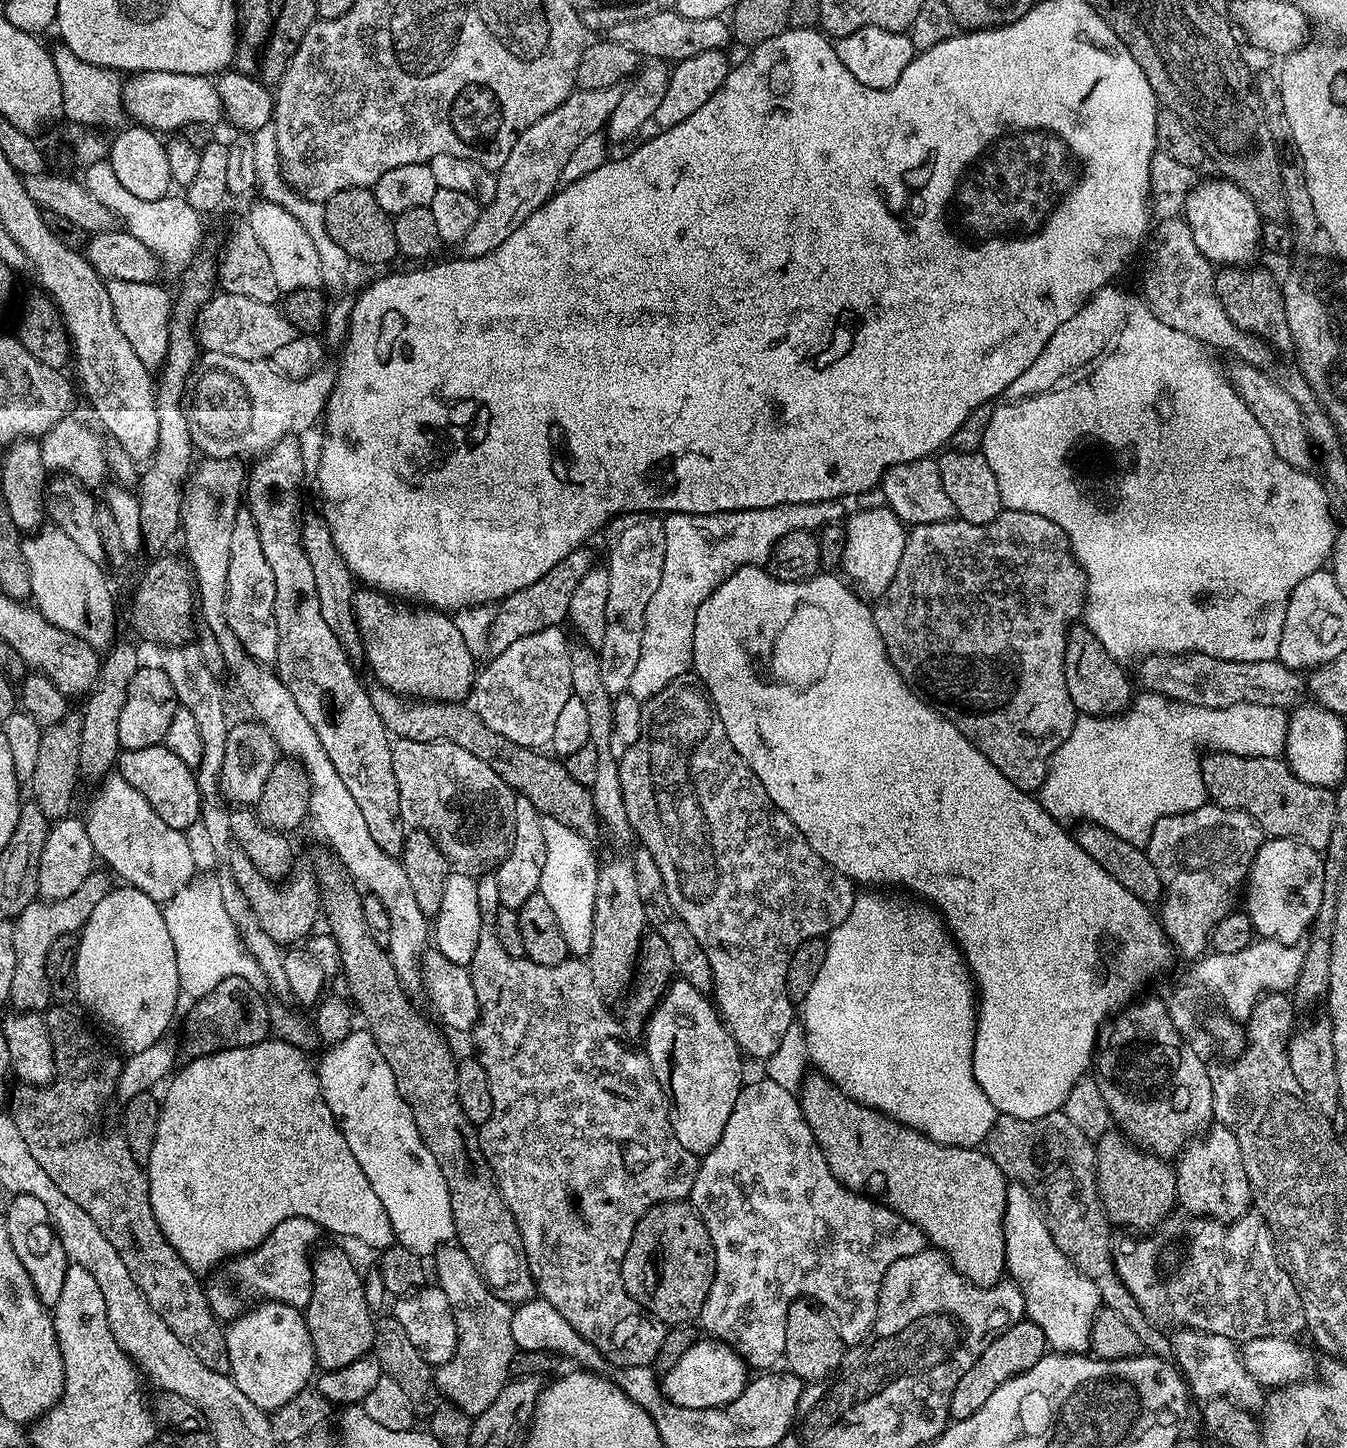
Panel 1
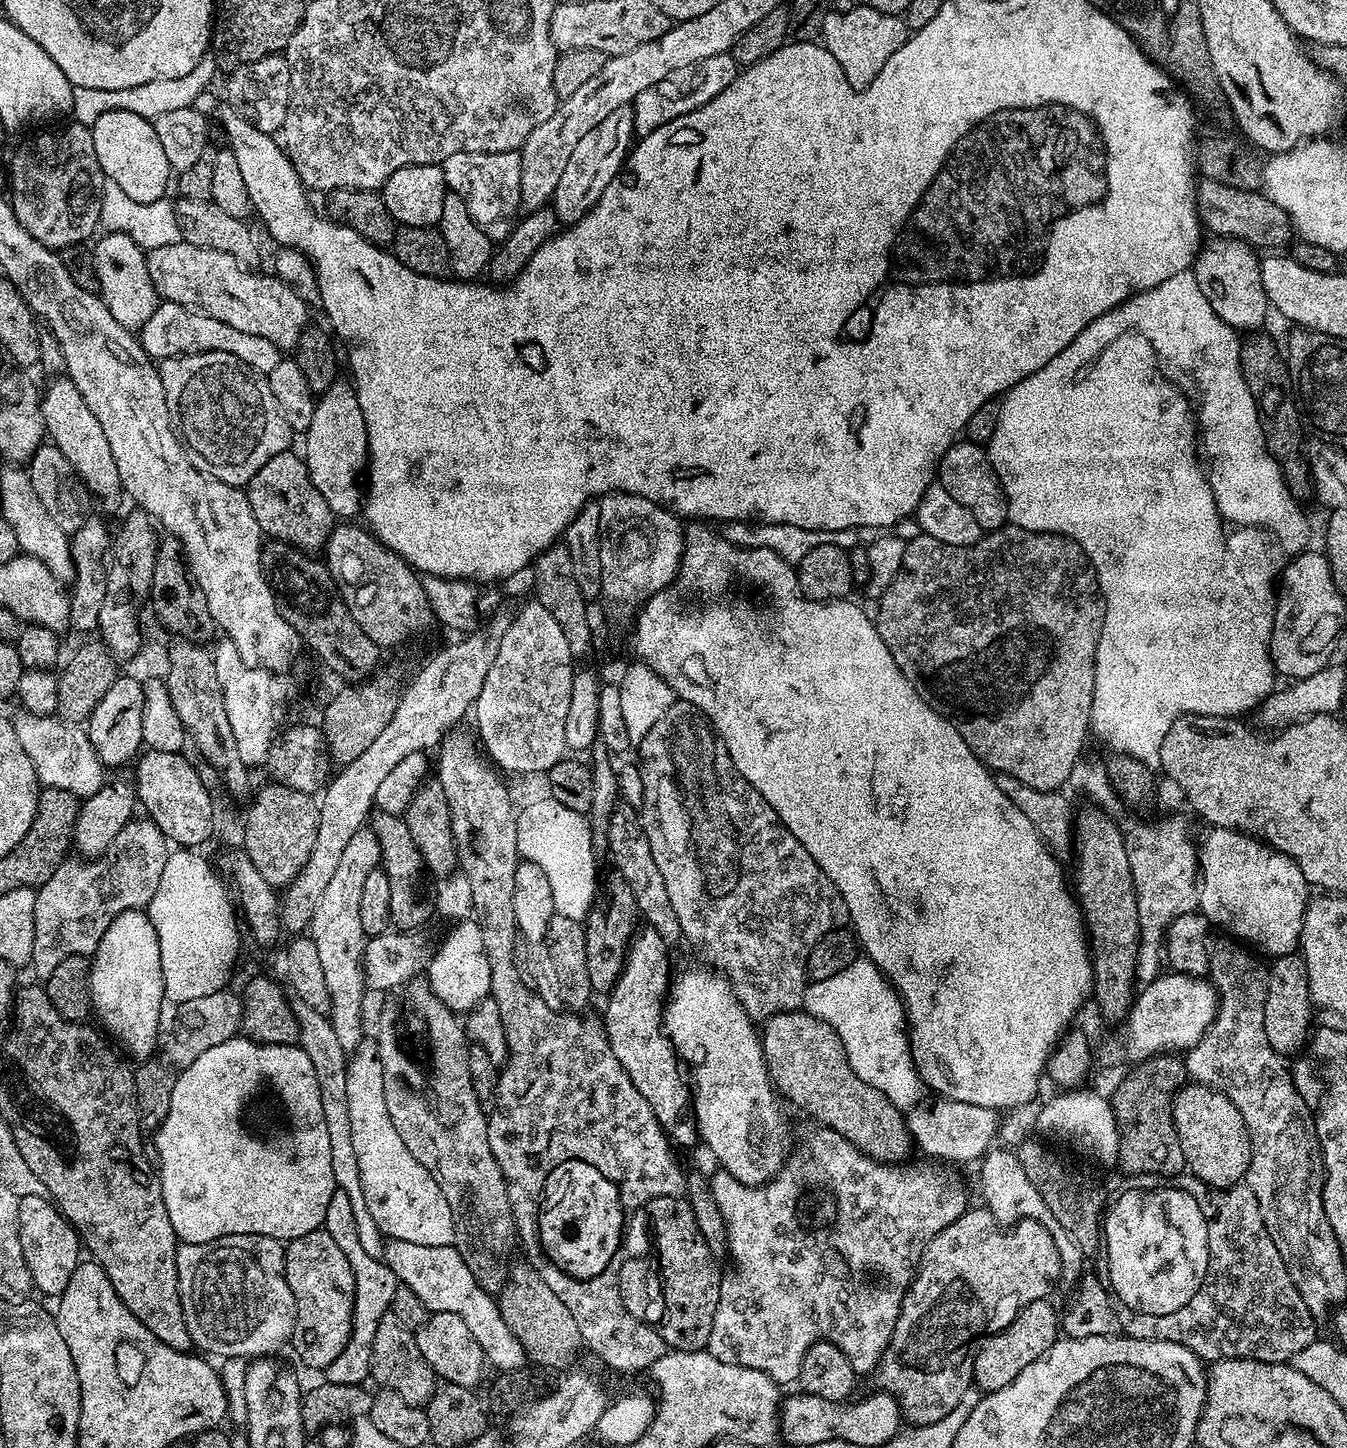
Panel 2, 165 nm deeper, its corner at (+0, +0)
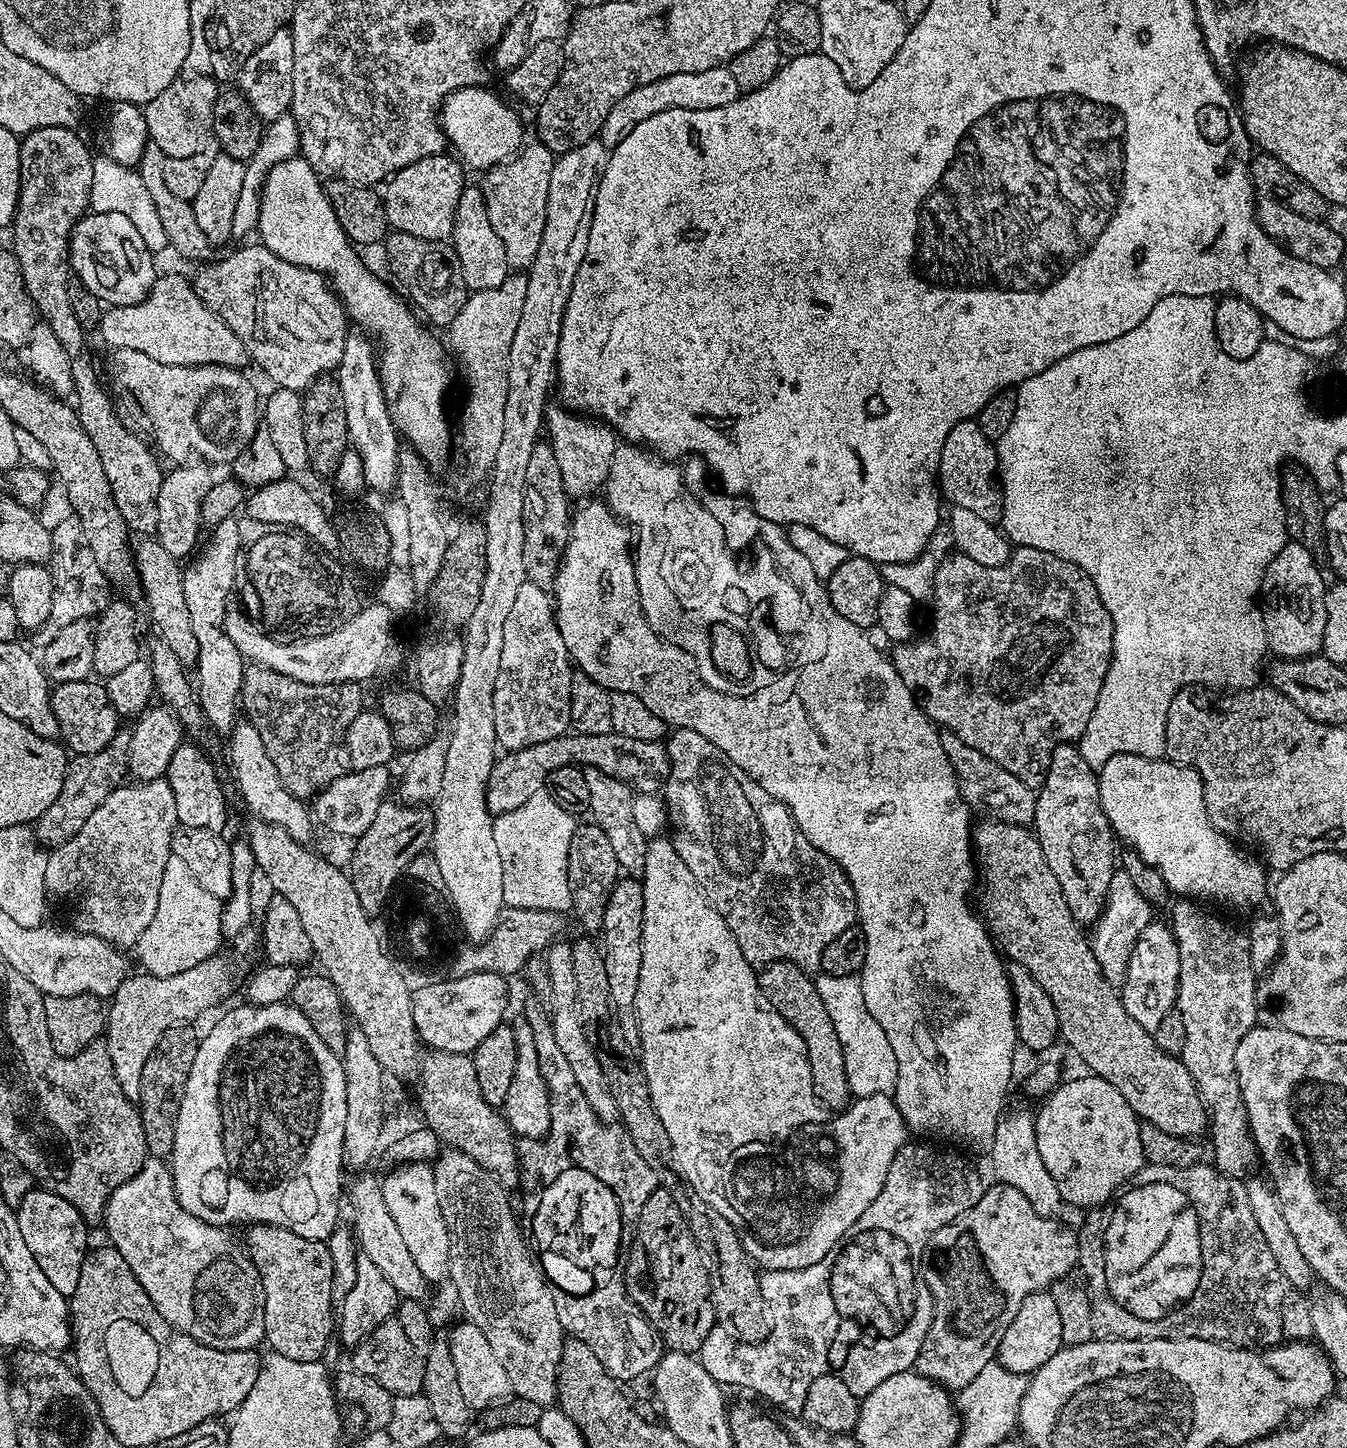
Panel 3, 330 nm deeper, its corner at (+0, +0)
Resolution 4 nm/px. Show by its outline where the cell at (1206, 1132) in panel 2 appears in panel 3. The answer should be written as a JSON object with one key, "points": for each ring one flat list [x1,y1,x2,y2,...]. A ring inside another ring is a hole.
{"points":[[984,818,981,819,981,821,981,824,979,821,974,828,974,852,978,857,979,867,982,869,982,880,984,876,984,885,982,885,981,888,979,885,978,888,978,896,980,892,981,908,979,908,979,911,986,921,986,927,989,933,998,941,1003,955,1007,957,1009,961,1026,966,1026,970,1030,970,1030,978,1034,978,1034,982,1038,982,1038,986,1042,986,1042,990,1046,990,1046,994,1050,994,1050,1002,1054,1002,1054,1010,1058,1010,1058,1026,1060,1027,1059,1039,1061,1041,1065,1040,1065,1042,1076,1051,1077,1058,1088,1067,1085,1069,1087,1069,1091,1075,1102,1078,1106,1082,1110,1082,1110,1086,1114,1086,1114,1090,1118,1090,1118,1094,1122,1094,1122,1098,1126,1098,1126,1102,1130,1102,1130,1110,1134,1110,1141,1121,1158,1126,1158,1130,1166,1130,1166,1134,1174,1134,1175,1136,1200,1138,1203,1132,1205,1135,1210,1128,1208,1123,1208,1111,1204,1109,1204,1103,1198,1094,1194,1078,1190,1078,1190,1070,1186,1070,1184,1061,1180,1059,1179,1055,1172,1055,1160,1050,1155,1042,1153,1033,1144,1030,1142,1026,1126,1012,1126,1007,1123,1005,1121,993,1118,991,1117,985,1110,983,1102,974,1100,963,1094,958,1092,946,1085,929,1076,921,1074,914,1070,914,1070,906,1066,906,1066,898,1062,898,1062,886,1058,886,1058,878,1054,878,1054,873,1051,872,1050,866,1042,854,1042,846,1038,842,1035,831,1033,831,1031,827,1023,824,1007,824,1002,820]]}

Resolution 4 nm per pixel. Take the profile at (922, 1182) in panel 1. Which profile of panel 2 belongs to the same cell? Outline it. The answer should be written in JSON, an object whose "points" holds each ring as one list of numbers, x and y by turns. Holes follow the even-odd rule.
{"points":[[803,1010,779,1012,763,1021,762,1043,768,1077,772,1079,773,1088,789,1105,797,1104,806,1115,816,1119,817,1125,842,1134,842,1138,846,1138,871,1160,881,1164,900,1164,909,1159,907,1156,914,1152,914,1145,912,1135,908,1133,905,1113,896,1108,894,1102,890,1102,886,1094,882,1094,882,1090,874,1090,874,1086,866,1086,866,1082,862,1082,862,1078,854,1074,846,1058,842,1038,838,1038,836,1029,831,1028,825,1020,814,1018]]}

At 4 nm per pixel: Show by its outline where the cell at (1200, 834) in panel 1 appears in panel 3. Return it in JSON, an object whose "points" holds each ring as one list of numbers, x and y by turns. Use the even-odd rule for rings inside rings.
{"points":[[1117,870,1110,878,1110,890,1104,903,1104,913,1096,921,1090,932,1090,943,1094,958,1100,963,1102,974,1110,983,1120,986,1124,983,1127,967,1130,965,1130,954,1138,934,1154,920,1153,905,1138,892,1130,875],[1093,931,1093,932,1092,932]]}

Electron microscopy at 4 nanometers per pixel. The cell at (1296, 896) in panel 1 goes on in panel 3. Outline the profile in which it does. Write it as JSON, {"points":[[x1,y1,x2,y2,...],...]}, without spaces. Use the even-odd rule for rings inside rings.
{"points":[[1118,754,1111,756,1107,762,1104,763,1098,770,1100,778,1100,801,1102,802,1102,810,1106,814,1106,818,1110,822,1113,833,1121,841,1129,840,1128,844,1154,868,1161,872,1162,878,1165,879,1166,886,1172,894,1180,898,1195,898,1200,902,1208,902,1204,900,1213,900,1216,904,1225,904,1228,908,1256,908,1264,900,1264,895,1269,895,1270,880,1268,884,1269,873,1266,871,1265,865,1259,859,1253,858,1251,855,1243,856,1239,852,1241,849,1237,847,1233,841,1229,840,1227,836,1222,835,1219,830,1210,822,1210,818,1206,814,1206,802,1204,801,1204,783,1198,774,1198,770,1188,767,1187,764,1178,764,1174,760,1161,758,1155,760,1154,758,1146,758,1138,754]]}

